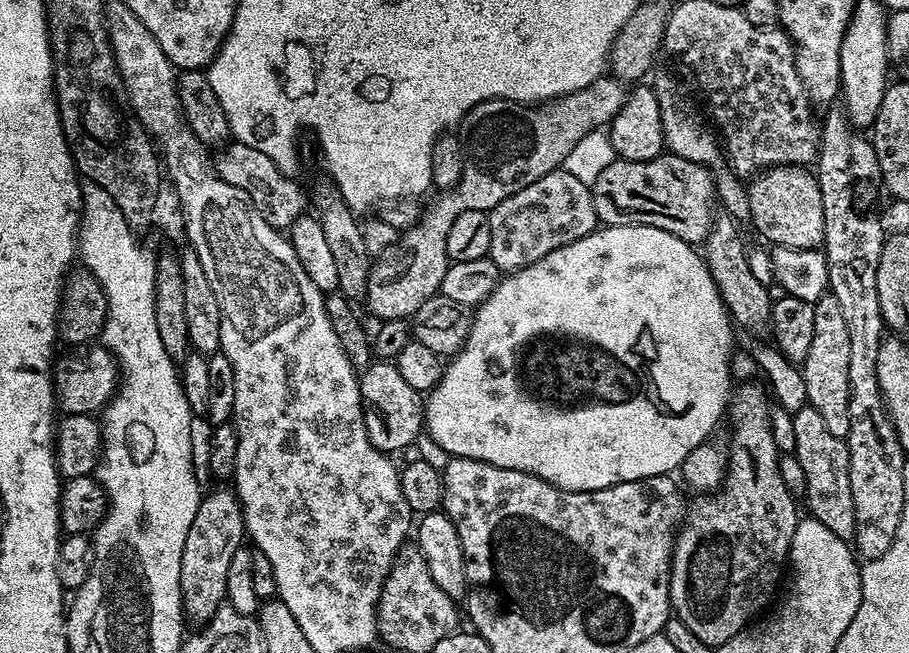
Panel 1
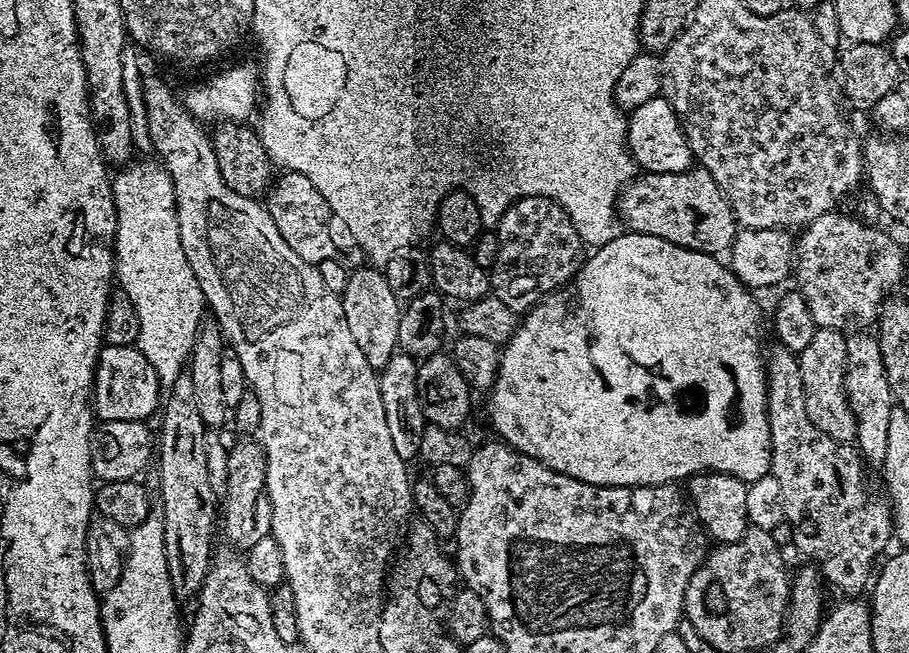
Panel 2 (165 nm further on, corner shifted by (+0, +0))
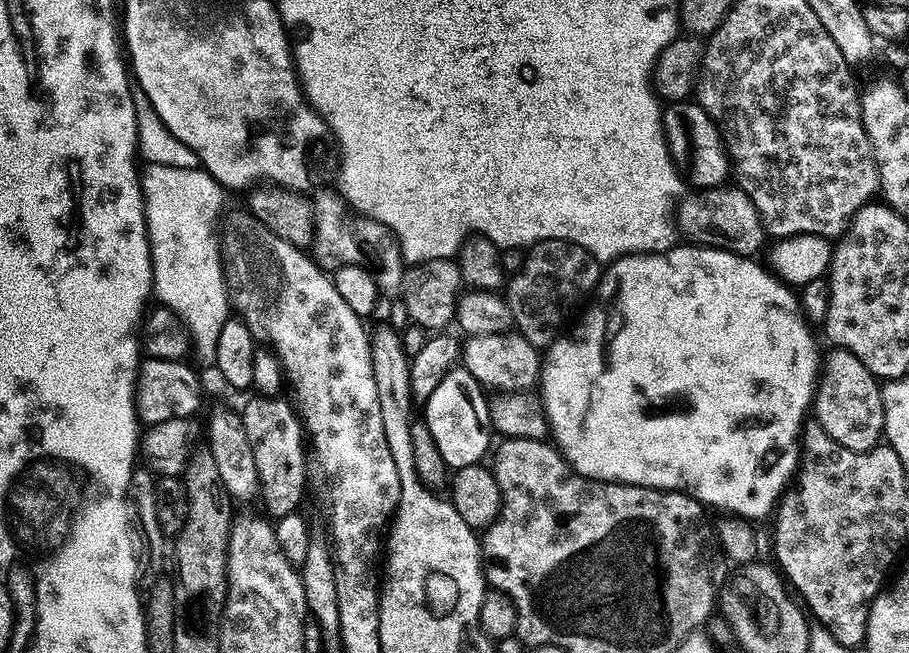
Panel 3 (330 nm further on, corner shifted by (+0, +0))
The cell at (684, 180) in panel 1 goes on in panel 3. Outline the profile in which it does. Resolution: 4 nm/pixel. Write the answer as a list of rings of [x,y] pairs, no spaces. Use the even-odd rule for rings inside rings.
[[[739,186],[728,187],[700,188],[692,190],[696,192],[690,193],[688,197],[685,195],[674,208],[675,227],[679,235],[681,232],[688,239],[685,241],[693,245],[727,248],[740,256],[755,257],[755,252],[763,246],[764,240],[766,241],[764,224],[760,221],[758,210],[748,193]]]

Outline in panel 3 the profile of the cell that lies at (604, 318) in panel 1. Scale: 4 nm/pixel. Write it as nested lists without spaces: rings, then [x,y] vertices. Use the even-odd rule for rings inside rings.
[[[673,246],[667,252],[637,252],[620,257],[618,260],[611,261],[603,269],[599,284],[594,289],[594,300],[598,303],[593,308],[585,307],[583,309],[584,317],[576,324],[572,336],[557,335],[556,339],[548,345],[542,356],[540,366],[540,378],[538,381],[538,399],[544,407],[544,417],[548,420],[548,431],[550,440],[558,449],[561,456],[567,460],[569,466],[578,474],[590,477],[591,480],[606,480],[613,484],[637,484],[643,488],[662,488],[669,492],[687,492],[688,495],[699,500],[705,506],[713,504],[716,508],[726,508],[726,512],[737,514],[743,518],[753,518],[752,516],[764,515],[772,506],[779,501],[789,487],[794,473],[798,468],[798,441],[802,431],[802,425],[806,419],[806,413],[814,400],[814,389],[818,383],[818,356],[816,360],[816,344],[812,341],[809,325],[804,319],[804,314],[800,310],[800,301],[797,293],[783,280],[777,278],[763,263],[755,264],[755,259],[740,256],[738,253],[727,248],[710,248],[707,246],[684,246],[688,248],[679,248]]]

